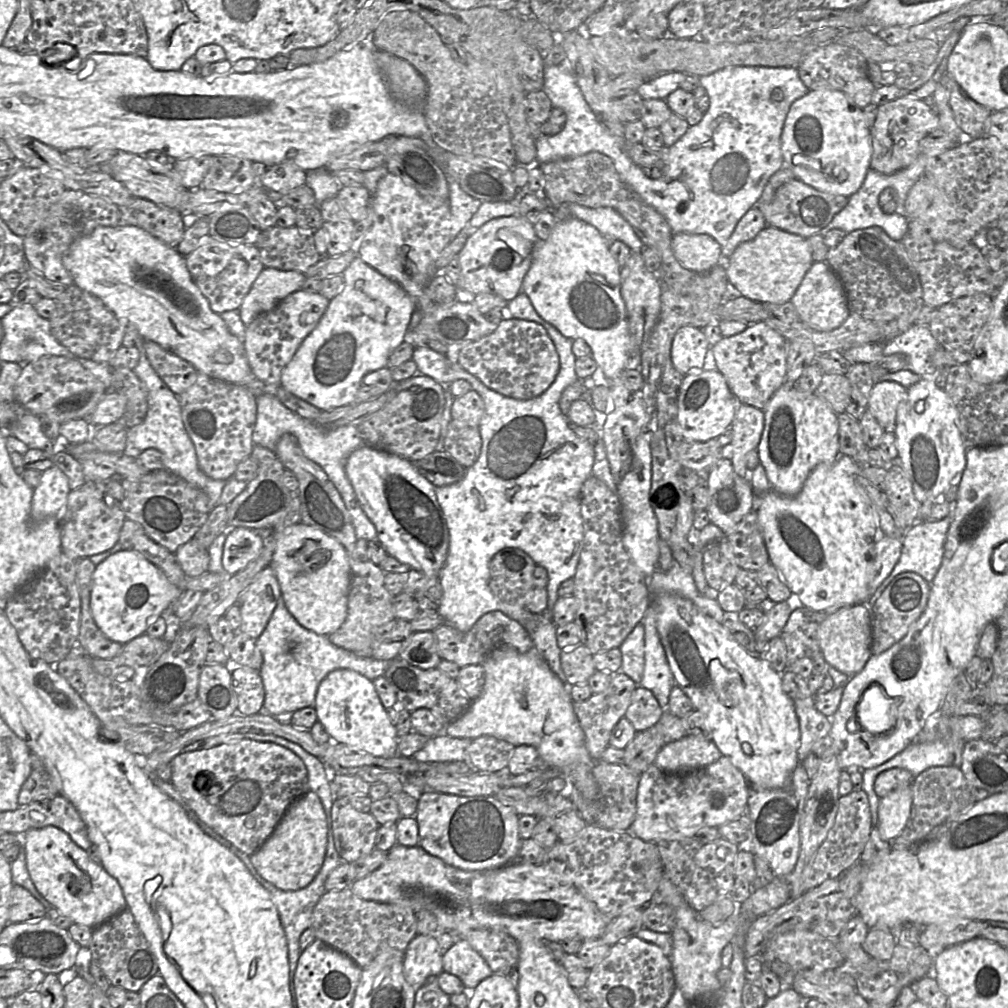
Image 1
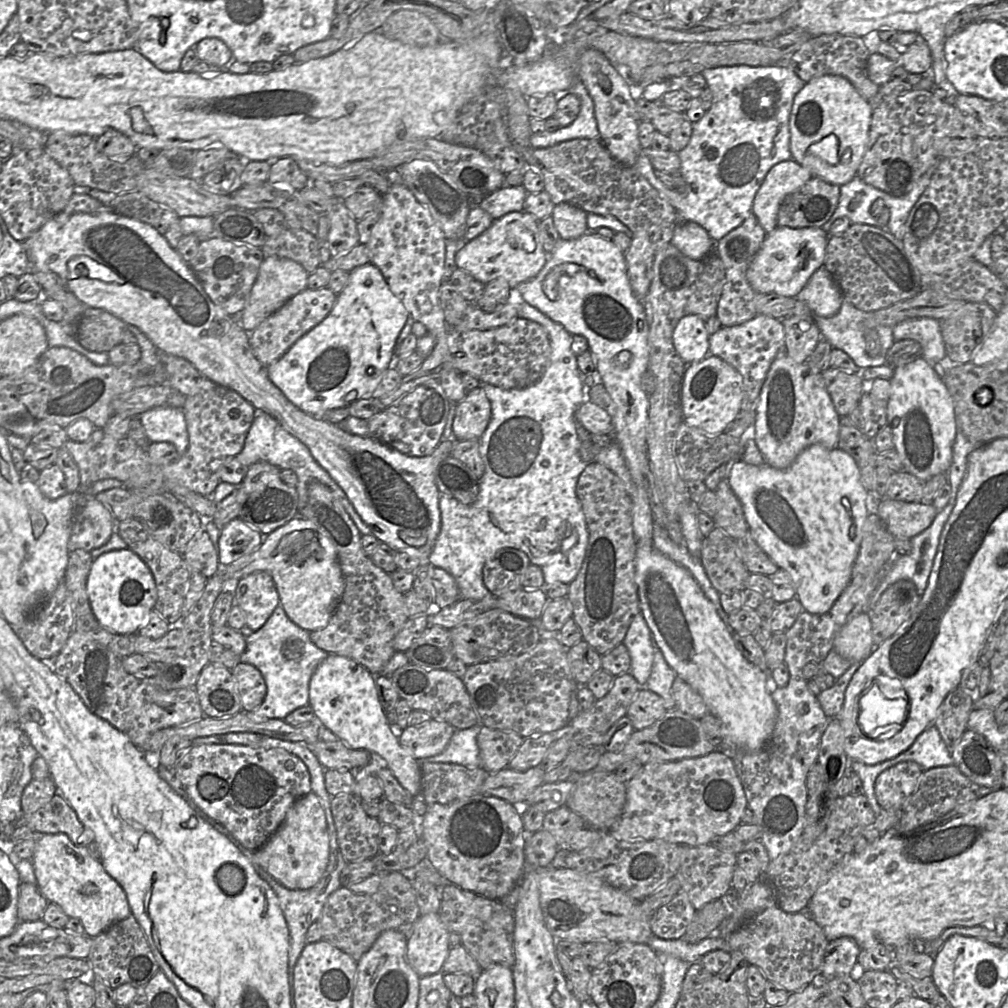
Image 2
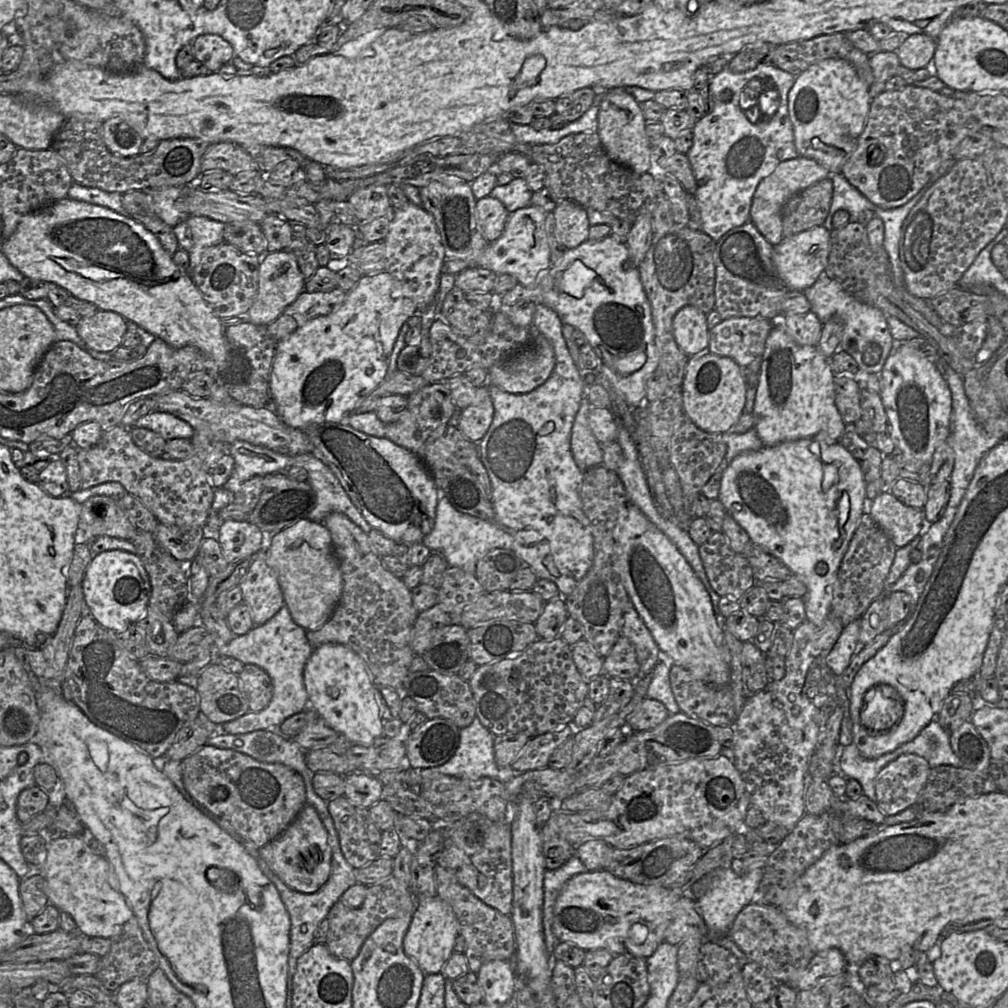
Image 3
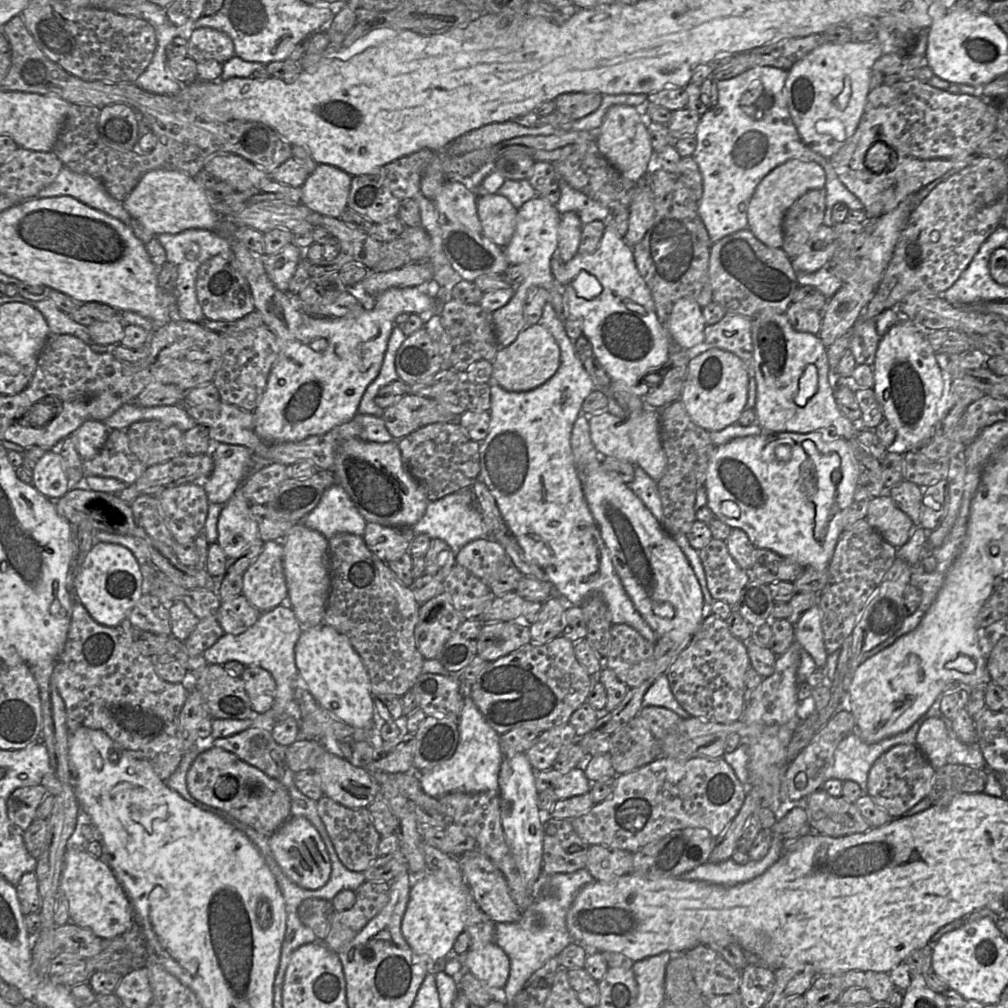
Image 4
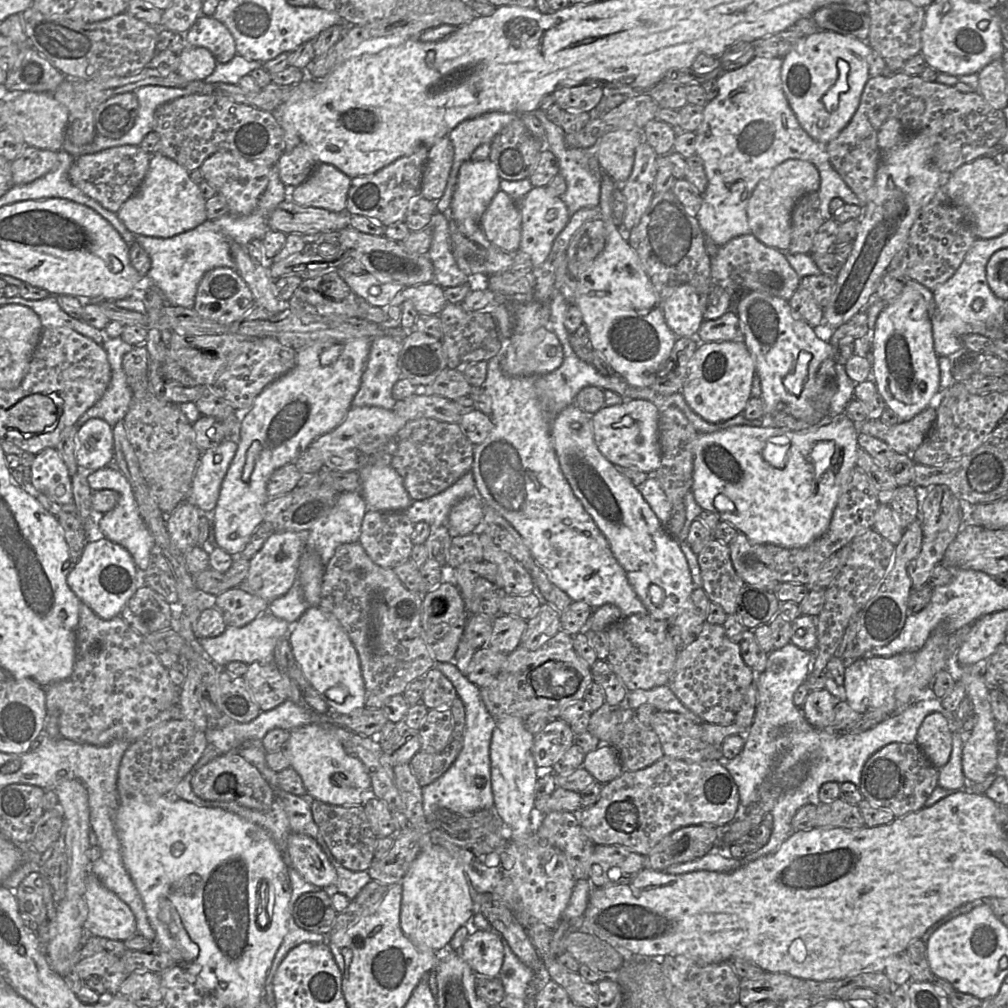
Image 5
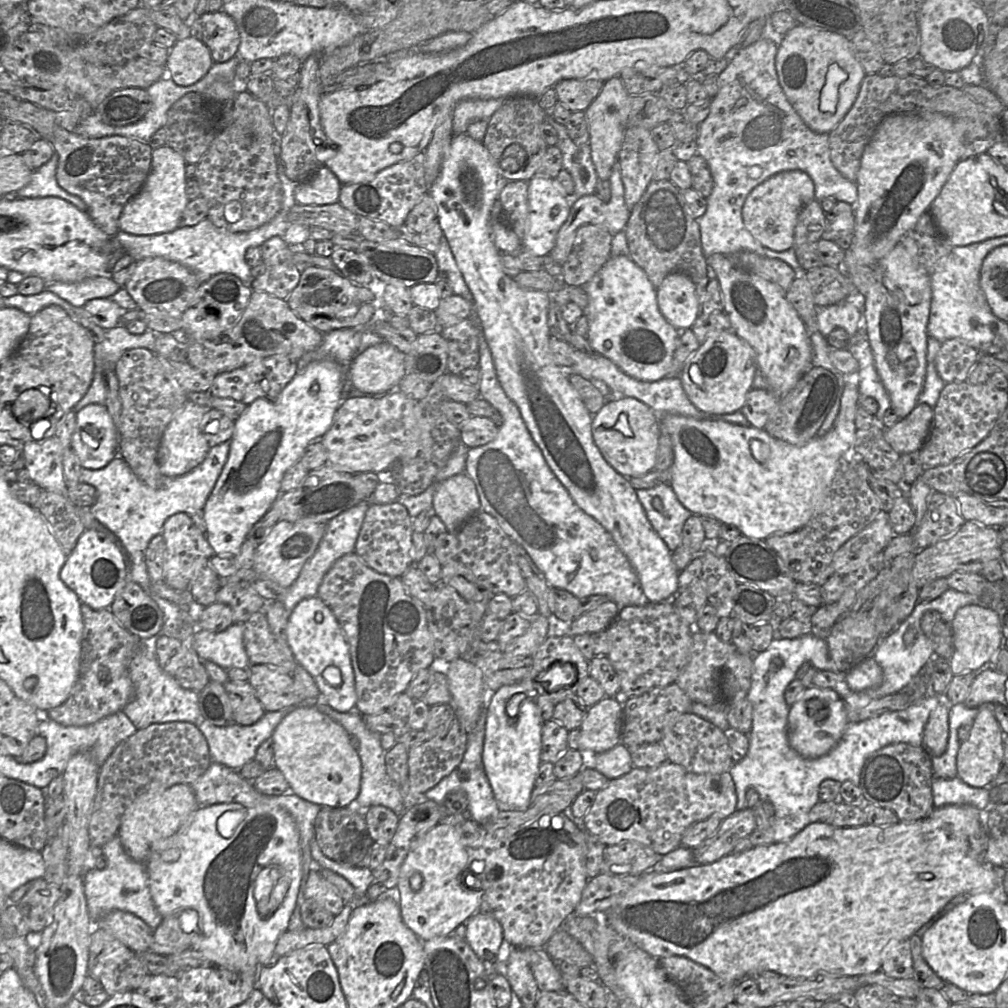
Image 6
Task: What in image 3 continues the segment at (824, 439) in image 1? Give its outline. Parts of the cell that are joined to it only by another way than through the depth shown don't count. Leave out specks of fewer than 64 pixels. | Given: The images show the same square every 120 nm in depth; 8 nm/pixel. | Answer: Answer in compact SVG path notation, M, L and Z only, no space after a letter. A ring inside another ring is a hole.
M774 325L765 343L752 416L765 447L815 436L825 431L839 440L845 423L835 405L834 372L817 346L800 346L781 325Z

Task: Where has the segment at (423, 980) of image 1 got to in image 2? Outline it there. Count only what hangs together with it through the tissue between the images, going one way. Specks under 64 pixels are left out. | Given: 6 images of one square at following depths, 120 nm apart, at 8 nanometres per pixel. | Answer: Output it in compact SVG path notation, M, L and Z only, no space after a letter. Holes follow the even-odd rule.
M439 913L418 918L407 940L407 960L419 977L442 971L451 949L449 935Z

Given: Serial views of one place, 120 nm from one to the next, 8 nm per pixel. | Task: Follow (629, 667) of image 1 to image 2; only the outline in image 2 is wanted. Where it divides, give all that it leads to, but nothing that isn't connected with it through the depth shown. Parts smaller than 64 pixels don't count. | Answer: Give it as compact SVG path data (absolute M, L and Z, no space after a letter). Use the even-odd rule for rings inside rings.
M641 613L633 617L622 643L628 649L631 659L629 673L640 686L645 686L651 674L656 645Z

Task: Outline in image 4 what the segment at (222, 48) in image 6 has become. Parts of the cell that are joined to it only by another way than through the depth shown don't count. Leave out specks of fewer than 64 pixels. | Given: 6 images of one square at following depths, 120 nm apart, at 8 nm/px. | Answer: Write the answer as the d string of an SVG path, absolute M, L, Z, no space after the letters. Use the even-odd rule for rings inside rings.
M209 27L193 29L188 39L187 56L201 63L215 60L223 64L234 56L234 45L224 32Z

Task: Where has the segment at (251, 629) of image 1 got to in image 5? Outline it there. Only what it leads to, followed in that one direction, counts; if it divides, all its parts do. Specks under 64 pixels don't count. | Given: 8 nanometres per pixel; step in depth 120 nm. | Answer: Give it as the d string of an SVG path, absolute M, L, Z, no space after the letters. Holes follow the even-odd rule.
M308 531L273 532L250 560L245 579L246 591L267 602L284 596L297 578L300 557L307 545L307 540Z

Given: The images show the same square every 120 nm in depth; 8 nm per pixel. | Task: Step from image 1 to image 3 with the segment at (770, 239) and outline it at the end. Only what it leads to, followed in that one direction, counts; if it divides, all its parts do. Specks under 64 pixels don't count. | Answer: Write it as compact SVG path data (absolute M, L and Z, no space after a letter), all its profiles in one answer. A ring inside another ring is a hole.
M823 225L800 232L790 237L784 237L774 245L774 265L790 290L803 291L813 285L824 272L830 251L830 231Z

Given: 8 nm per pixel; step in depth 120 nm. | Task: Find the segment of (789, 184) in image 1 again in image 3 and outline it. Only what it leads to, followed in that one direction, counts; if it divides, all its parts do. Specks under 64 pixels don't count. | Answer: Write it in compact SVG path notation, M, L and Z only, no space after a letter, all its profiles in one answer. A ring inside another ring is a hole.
M830 177L814 183L791 197L782 209L783 237L823 225L832 202Z

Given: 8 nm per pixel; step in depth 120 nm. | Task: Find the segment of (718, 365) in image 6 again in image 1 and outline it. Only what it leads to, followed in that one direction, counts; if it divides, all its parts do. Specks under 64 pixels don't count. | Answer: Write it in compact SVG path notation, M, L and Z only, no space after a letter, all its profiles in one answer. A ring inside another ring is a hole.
M717 369L694 370L686 374L678 392L678 422L683 439L706 442L731 428L740 403L732 394L725 377Z

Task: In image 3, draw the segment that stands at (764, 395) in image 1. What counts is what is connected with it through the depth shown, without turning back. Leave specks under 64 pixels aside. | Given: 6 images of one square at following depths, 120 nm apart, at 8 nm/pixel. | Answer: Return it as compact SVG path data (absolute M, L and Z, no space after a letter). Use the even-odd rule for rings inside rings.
M728 318L709 330L707 350L711 354L733 359L738 365L747 387L757 386L765 343L773 328L774 323L764 318Z

